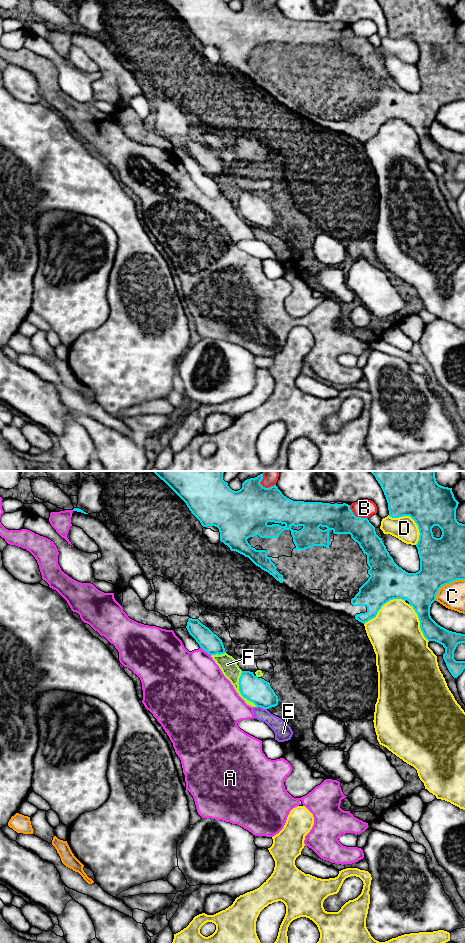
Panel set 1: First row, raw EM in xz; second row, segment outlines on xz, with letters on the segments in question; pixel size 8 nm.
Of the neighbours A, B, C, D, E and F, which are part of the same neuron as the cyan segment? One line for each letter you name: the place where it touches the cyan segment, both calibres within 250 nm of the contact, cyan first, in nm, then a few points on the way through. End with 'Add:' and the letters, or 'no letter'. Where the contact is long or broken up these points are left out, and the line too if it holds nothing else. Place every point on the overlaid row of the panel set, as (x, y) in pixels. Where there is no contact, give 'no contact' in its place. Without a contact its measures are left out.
Add: no letter

